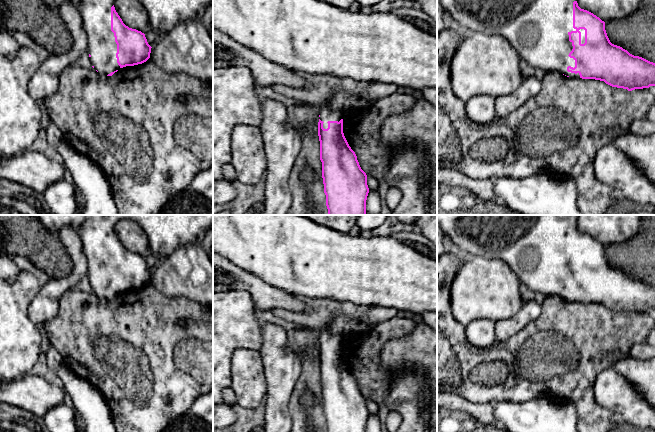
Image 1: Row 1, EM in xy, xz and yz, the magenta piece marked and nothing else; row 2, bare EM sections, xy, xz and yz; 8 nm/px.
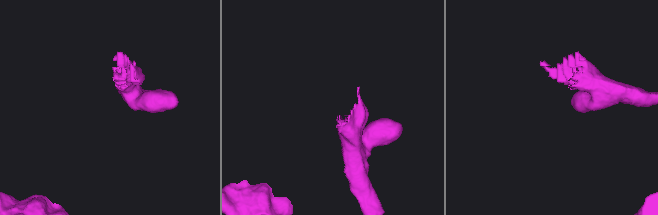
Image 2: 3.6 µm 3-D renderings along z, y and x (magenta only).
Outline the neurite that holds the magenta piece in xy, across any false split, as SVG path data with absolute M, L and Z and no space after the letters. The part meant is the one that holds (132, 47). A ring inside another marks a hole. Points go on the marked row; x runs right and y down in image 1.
M43 0L49 7L58 9L64 2L72 2L82 17L83 28L88 38L88 53L92 67L100 75L112 76L120 68L146 62L151 46L145 34L126 26L115 10L116 0Z

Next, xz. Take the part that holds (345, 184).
M332 87L332 95L323 101L318 122L320 160L328 215L367 215L366 200L369 193L367 175L361 169L355 152L349 146L343 133L343 116L362 110L371 104L358 93L350 93L342 87Z

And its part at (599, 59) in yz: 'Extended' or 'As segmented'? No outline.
Extended

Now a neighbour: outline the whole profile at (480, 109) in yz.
M475 95L465 102L465 111L470 121L479 124L487 125L495 120L495 98L486 95Z

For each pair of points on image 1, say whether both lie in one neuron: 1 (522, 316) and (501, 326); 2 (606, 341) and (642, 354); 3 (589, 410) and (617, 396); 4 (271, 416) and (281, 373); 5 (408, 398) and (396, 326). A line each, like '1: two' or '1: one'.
1: one
2: two
3: two
4: one
5: two

